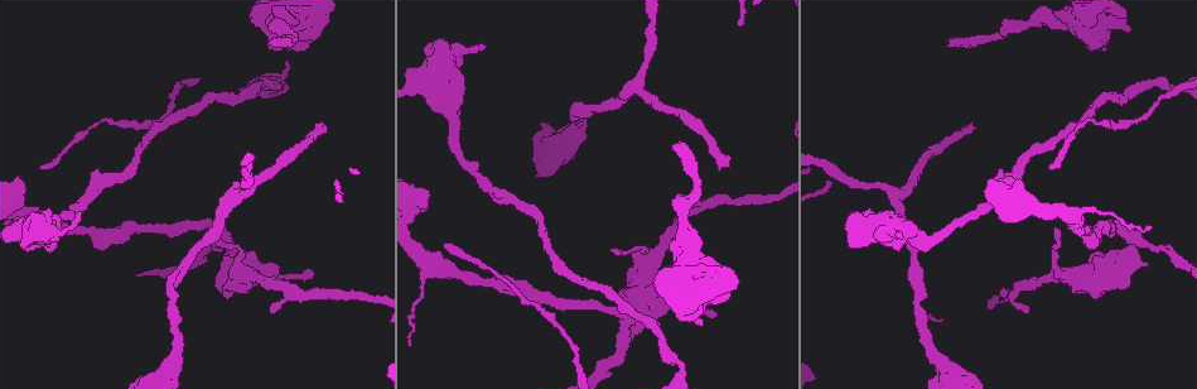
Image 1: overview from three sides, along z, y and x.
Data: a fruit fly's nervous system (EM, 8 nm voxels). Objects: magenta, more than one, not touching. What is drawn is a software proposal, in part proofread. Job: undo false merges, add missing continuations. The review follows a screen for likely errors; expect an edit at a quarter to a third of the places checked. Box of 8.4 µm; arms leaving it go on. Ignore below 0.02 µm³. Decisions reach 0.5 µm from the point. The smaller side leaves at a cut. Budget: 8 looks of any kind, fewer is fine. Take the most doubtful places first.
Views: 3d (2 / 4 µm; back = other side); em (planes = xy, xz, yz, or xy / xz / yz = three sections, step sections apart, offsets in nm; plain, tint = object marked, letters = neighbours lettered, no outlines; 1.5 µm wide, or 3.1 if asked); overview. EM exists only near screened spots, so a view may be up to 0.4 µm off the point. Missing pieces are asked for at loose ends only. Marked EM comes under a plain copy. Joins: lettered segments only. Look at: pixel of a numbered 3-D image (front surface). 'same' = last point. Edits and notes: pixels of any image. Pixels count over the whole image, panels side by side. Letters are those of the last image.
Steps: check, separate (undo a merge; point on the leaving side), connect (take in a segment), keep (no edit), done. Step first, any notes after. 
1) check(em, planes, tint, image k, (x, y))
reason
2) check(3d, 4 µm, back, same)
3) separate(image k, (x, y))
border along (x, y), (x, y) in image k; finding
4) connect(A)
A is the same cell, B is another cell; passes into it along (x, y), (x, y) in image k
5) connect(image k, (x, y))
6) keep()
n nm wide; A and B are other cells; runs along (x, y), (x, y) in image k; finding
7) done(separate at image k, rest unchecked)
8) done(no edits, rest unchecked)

check(em, 3.1 µm, planes, letters, image 1, (976, 128))
end of a long branch

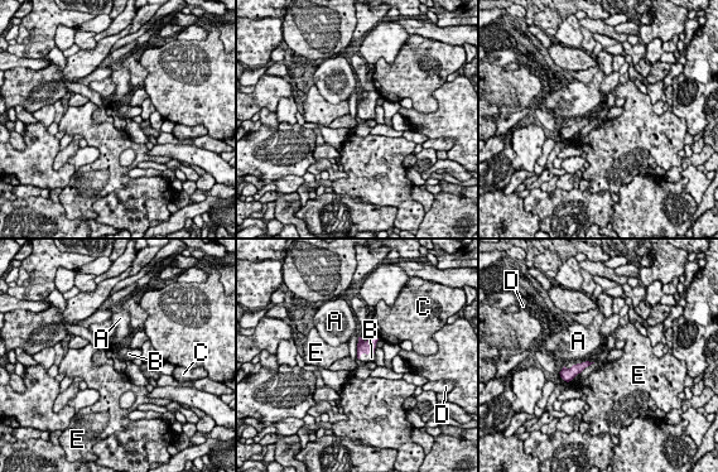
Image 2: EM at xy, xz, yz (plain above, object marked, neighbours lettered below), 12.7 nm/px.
connect(B)
B touches over 220 nm; B is the same cell, A, C, D and E are other cells; passes into it along (366, 347), (365, 352), (371, 357) in image 2; the cell continues

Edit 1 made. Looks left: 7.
check(3d, 4 µm, image 1, (1054, 229))

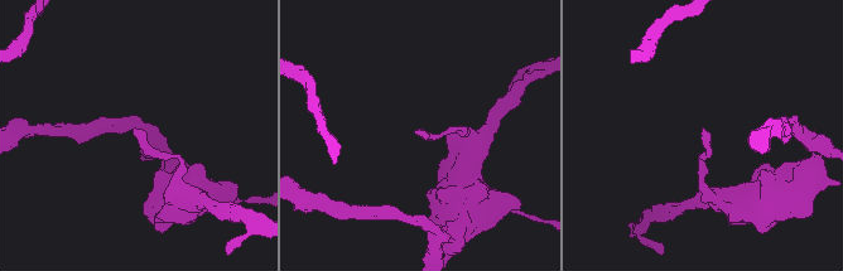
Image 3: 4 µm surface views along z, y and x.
check(em, planes, letters, image 3, (702, 130))
shape alone is not enough

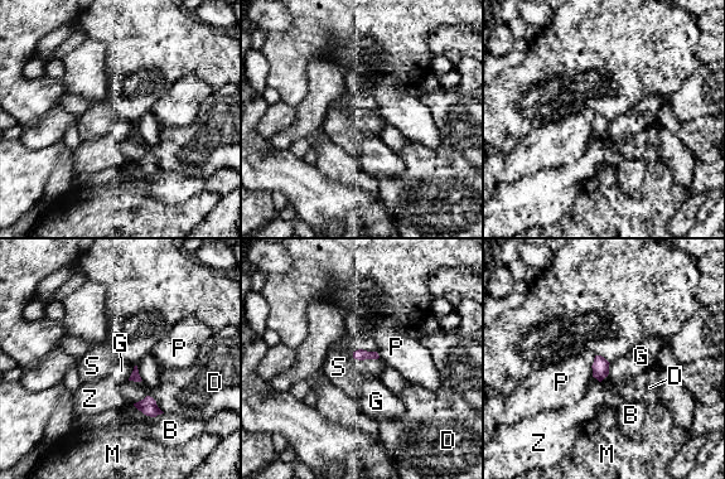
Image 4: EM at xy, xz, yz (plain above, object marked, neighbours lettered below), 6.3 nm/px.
keep()
B, D, G, M, P, S and Z are other cells; border along (590, 366), (593, 376) in image 4; no lettered segment goes on from it

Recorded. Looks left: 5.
check(3d, 4 µm, image 1, (278, 88))
sharp bend

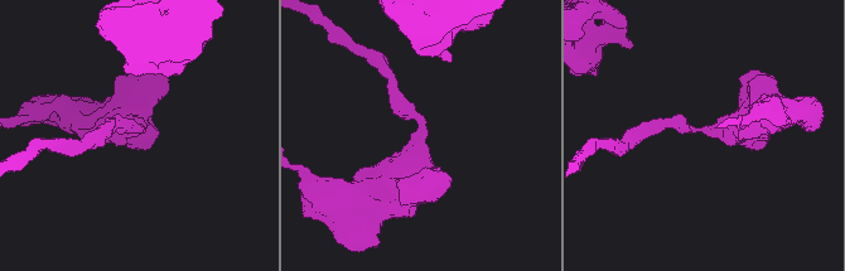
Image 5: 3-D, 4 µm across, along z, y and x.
check(em, planes, letters, image 5, (138, 127))
arms of 190, 320 nm

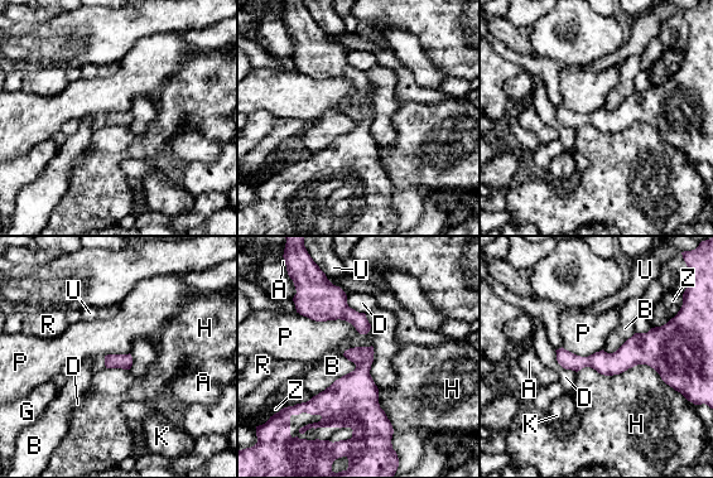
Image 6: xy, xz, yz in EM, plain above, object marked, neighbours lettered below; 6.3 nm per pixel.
keep()
H touches over 700 nm; A, B, D, G, H, K, P, R, U and Z are other cells; border along (356, 365), (313, 396) in image 6; all the same cell

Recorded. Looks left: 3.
done(connect at image 2, rest unchecked)

